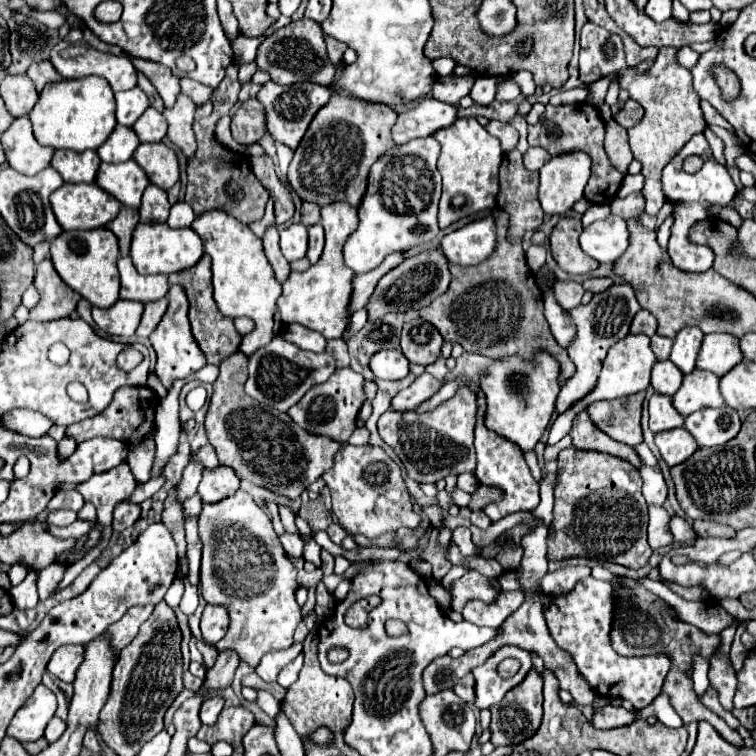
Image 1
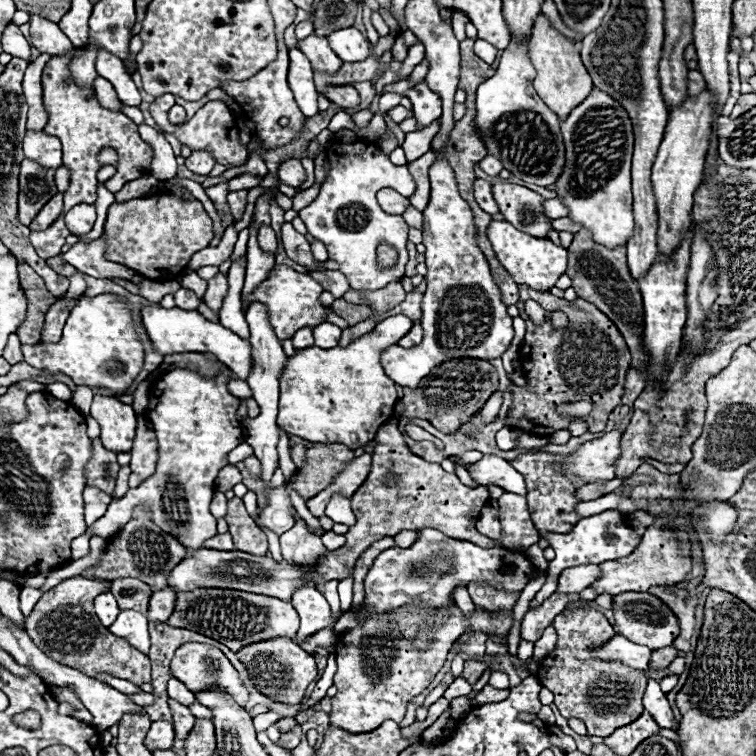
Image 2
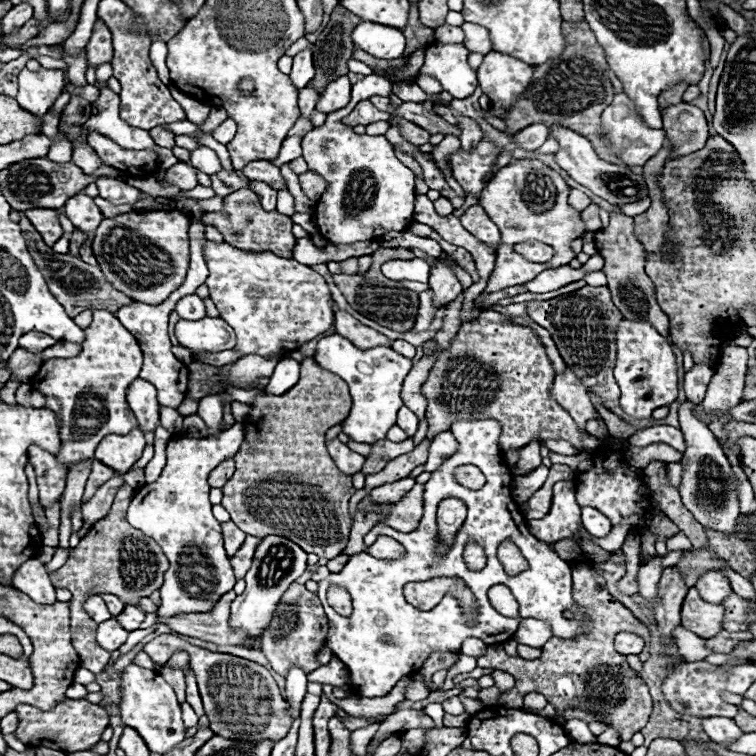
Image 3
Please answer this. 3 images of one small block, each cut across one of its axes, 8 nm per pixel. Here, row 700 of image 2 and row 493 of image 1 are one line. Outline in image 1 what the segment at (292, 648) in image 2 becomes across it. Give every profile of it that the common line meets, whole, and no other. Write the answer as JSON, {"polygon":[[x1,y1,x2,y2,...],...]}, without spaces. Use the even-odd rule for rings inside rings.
{"polygon":[[242,352,222,360,220,374,212,384,214,394,204,422,208,440,220,462,234,468,240,480,250,480,276,494,298,498,314,480,332,468,336,452,342,450,346,442,336,442,328,436,314,436,304,428,298,428,288,414,260,406,244,392,246,378,246,356]]}

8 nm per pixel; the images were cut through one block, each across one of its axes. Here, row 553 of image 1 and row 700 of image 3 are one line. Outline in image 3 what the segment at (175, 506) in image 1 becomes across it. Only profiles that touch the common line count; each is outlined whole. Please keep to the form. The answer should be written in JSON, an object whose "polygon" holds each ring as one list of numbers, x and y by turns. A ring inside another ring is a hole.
{"polygon":[[162,668,160,672,164,676,164,680,176,690,176,696,178,696,178,702,182,704,184,702,184,692,186,692,186,680,184,680,184,674,180,670,172,670,172,668]]}

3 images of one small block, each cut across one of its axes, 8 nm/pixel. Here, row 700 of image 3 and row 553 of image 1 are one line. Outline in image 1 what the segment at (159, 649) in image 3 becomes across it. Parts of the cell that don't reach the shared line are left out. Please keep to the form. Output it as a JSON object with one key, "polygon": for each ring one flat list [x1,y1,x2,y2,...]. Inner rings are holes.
{"polygon":[[238,490,234,496,220,500,216,504,204,504,198,516,198,526,200,526,200,540,204,544,202,572,200,572,202,596,208,604,222,604,230,612,228,634,216,644,216,648,218,652,232,650,240,656,240,660,256,668,264,654,288,648,294,642,294,630,302,622,300,606,294,598,298,588,296,584,298,570,286,556,264,508,258,506,244,490]]}

